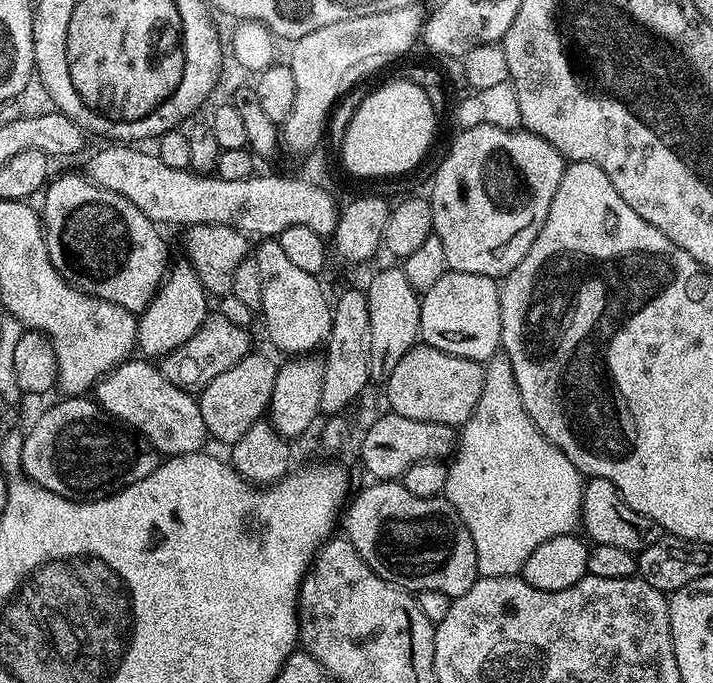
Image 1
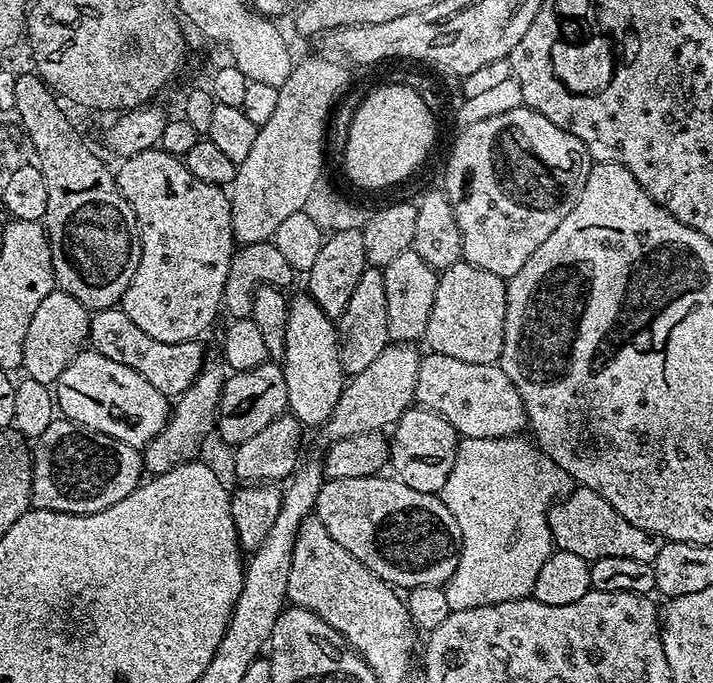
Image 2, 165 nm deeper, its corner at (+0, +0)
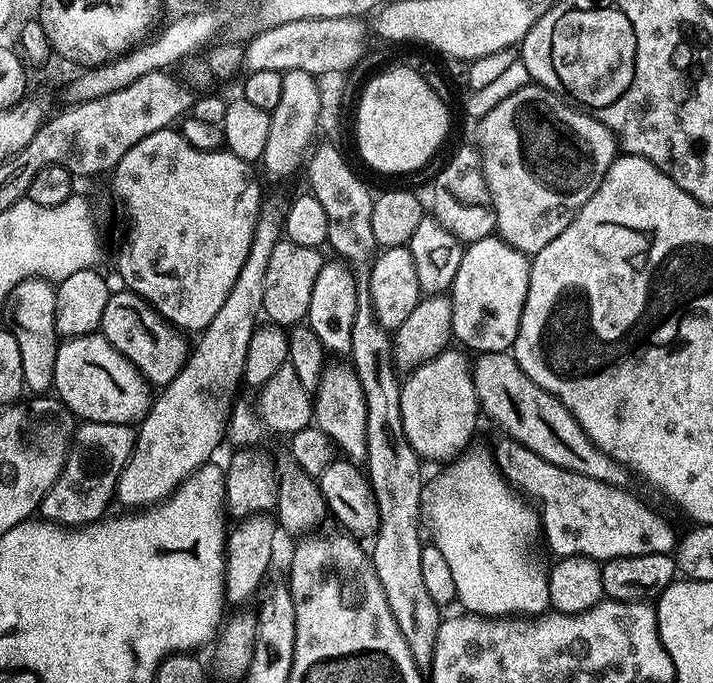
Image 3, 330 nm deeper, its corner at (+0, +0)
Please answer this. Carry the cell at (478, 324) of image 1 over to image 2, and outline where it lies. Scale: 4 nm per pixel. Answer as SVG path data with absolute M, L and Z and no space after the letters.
M467 262L451 264L439 273L436 281L434 306L430 310L426 333L427 347L466 362L497 363L504 345L507 305L508 290L501 277Z

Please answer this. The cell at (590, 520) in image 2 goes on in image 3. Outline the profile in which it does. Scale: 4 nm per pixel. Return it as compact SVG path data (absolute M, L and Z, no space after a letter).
M500 438L494 447L494 461L497 471L517 493L525 497L533 496L540 503L540 520L544 523L544 536L548 539L548 548L553 552L553 557L584 557L603 562L642 554L669 554L677 547L678 536L672 533L671 526L621 487L562 470L516 440L507 438Z

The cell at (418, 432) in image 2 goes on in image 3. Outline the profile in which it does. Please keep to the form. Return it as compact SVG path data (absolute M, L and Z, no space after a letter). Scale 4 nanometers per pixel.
M449 350L438 354L430 362L411 369L408 380L406 376L401 383L400 405L406 442L410 442L421 461L451 461L473 443L476 419L481 419L482 413L476 397L473 365L463 356L465 353L460 352Z

